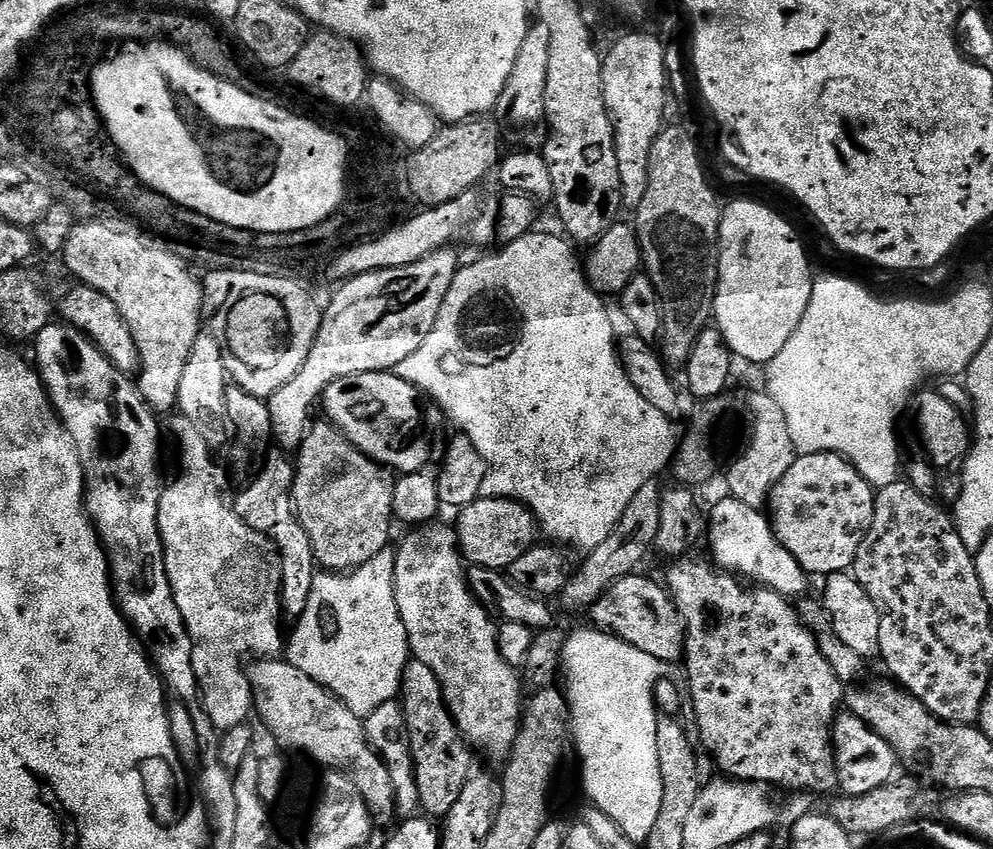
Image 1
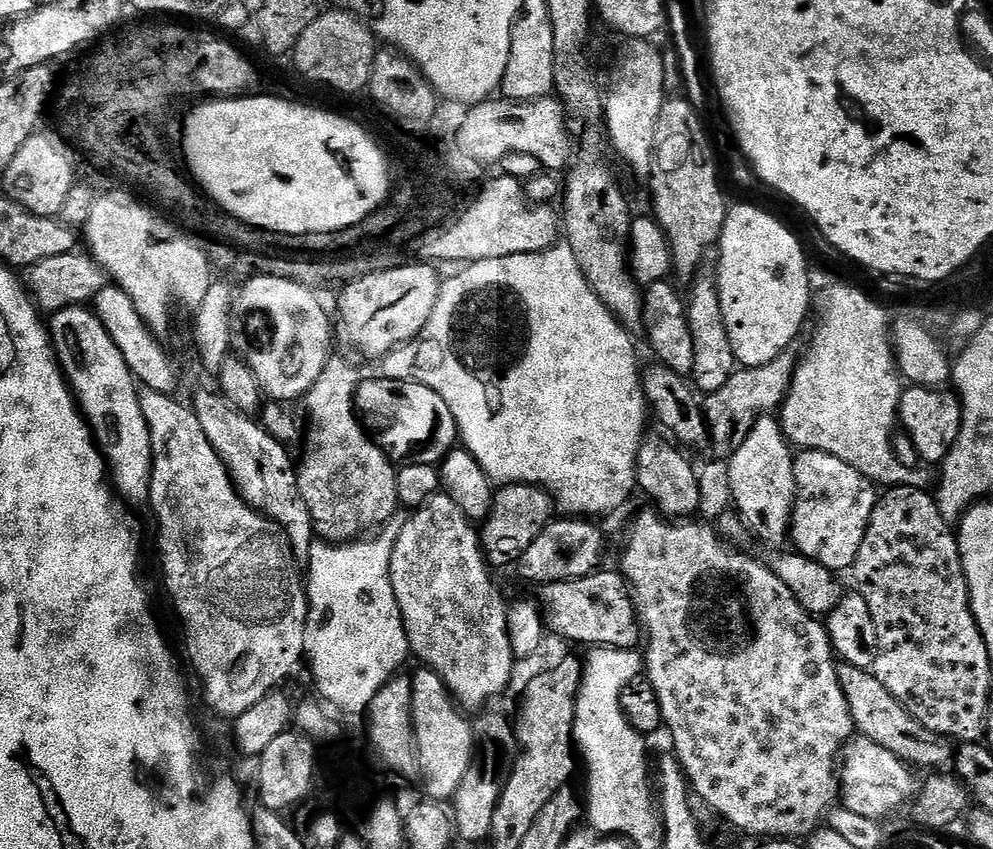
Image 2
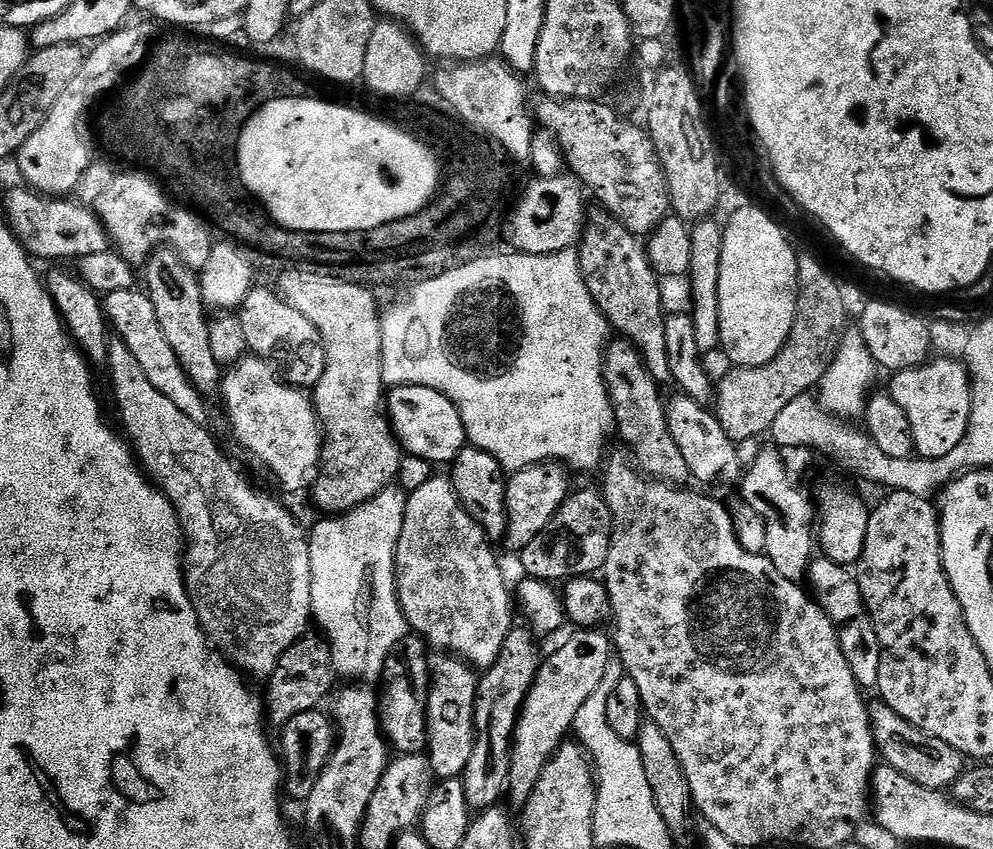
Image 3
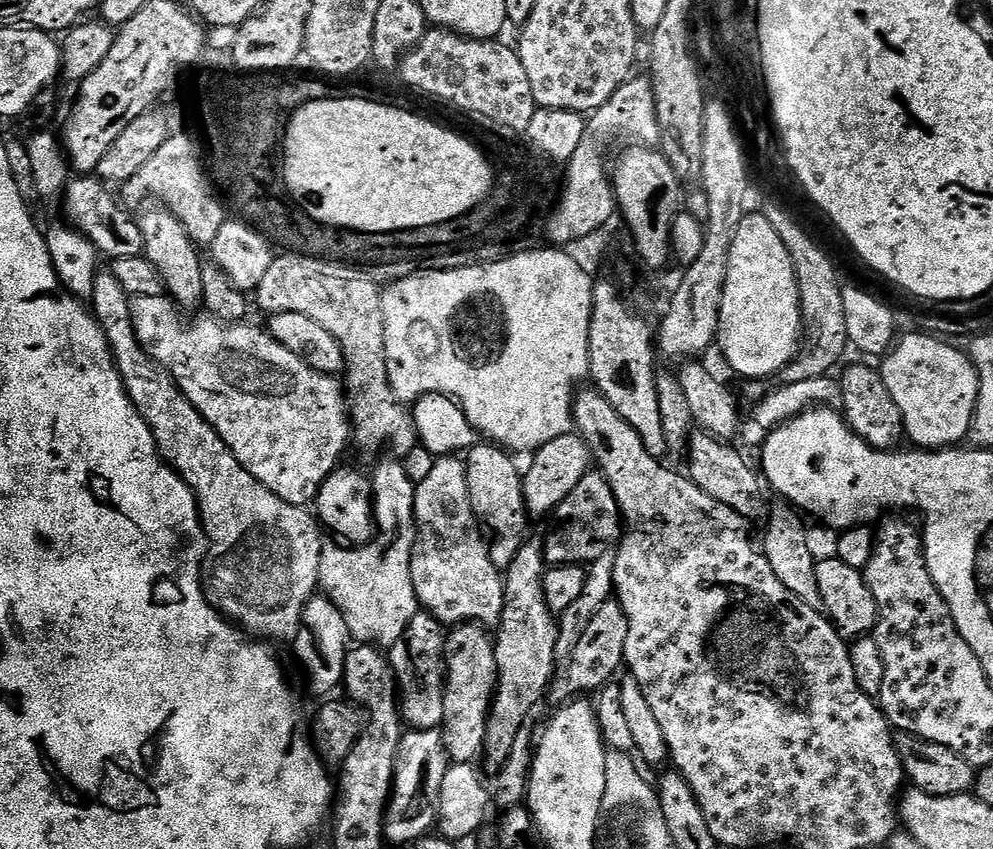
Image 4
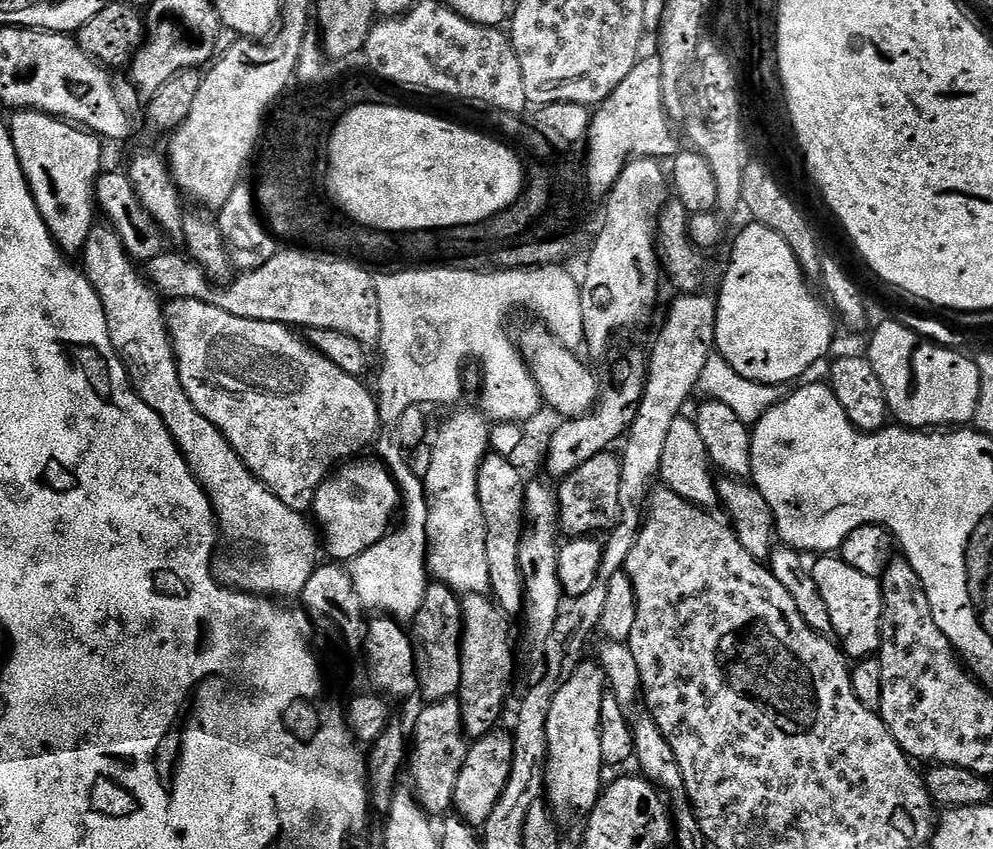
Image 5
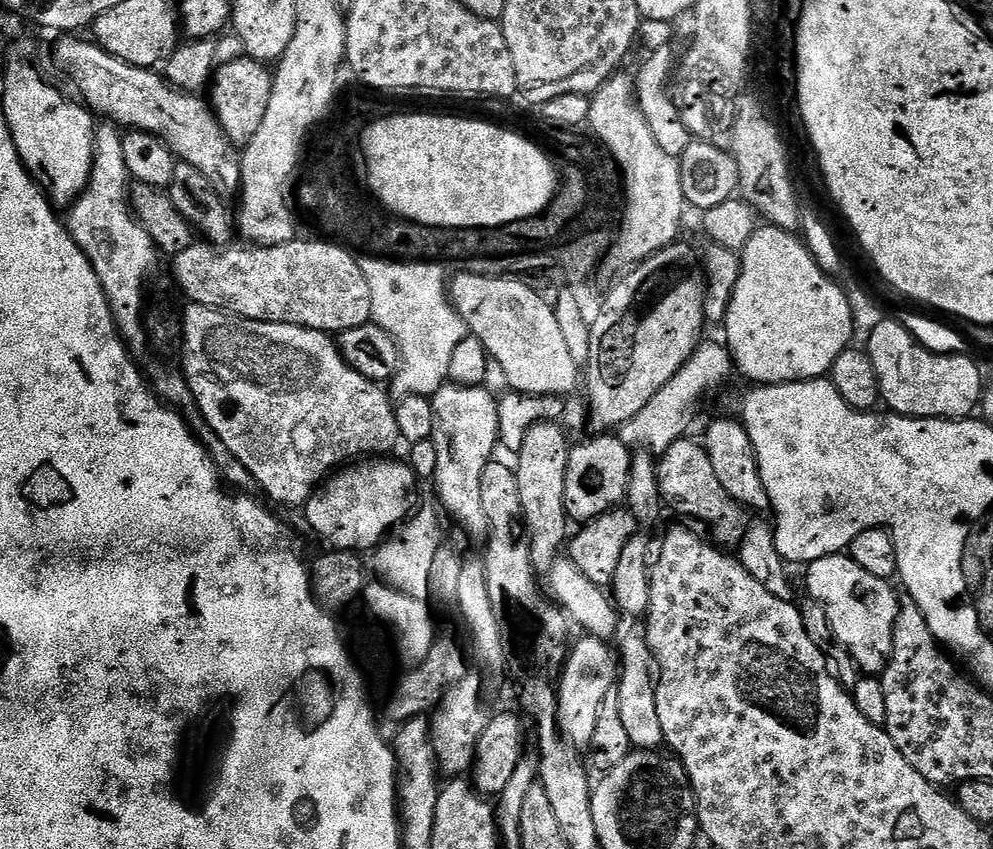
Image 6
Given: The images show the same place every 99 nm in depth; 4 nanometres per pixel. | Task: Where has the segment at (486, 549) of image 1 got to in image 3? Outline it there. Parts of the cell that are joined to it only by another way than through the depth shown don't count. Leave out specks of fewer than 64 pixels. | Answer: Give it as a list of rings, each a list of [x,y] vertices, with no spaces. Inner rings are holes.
[[[545,462],[526,466],[522,470],[511,473],[506,480],[506,518],[508,519],[508,534],[506,544],[513,550],[530,546],[542,530],[554,518],[554,514],[562,506],[564,499],[570,494],[568,488],[569,469],[559,462]]]

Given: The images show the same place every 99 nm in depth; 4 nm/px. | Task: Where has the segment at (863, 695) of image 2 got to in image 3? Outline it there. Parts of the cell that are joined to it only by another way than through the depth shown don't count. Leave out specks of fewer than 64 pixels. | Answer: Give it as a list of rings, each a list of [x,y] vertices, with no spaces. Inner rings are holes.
[[[883,702],[868,704],[868,717],[872,727],[872,737],[876,743],[879,759],[887,767],[898,770],[898,774],[906,774],[918,786],[926,786],[935,792],[951,789],[952,783],[964,773],[966,758],[954,746],[942,742],[942,738],[934,738],[934,734],[926,734],[926,730],[918,730],[902,714],[894,714],[890,706]]]

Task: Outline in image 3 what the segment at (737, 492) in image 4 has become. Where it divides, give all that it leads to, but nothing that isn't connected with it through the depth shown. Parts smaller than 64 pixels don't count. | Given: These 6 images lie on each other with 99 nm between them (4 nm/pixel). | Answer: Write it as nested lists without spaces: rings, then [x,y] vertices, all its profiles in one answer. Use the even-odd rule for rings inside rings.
[[[676,394],[673,400],[669,399],[666,404],[666,422],[670,426],[670,438],[674,438],[674,442],[678,446],[678,451],[682,454],[683,460],[686,462],[686,470],[689,477],[700,484],[732,484],[735,485],[742,476],[742,464],[740,468],[740,452],[741,450],[730,437],[726,436],[726,431],[722,430],[716,417],[715,411],[709,410],[705,405],[699,404],[694,398],[683,394]]]

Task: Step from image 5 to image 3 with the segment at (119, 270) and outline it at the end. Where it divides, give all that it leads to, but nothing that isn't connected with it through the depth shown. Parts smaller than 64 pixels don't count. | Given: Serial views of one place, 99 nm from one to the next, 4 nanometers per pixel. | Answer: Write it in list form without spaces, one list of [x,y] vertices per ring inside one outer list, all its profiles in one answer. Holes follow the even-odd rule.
[[[119,338],[113,339],[108,345],[107,363],[112,364],[112,384],[116,390],[116,402],[120,406],[120,414],[124,418],[125,429],[123,428],[123,431],[142,465],[143,471],[174,506],[176,517],[180,520],[180,528],[184,532],[186,545],[184,585],[188,588],[188,597],[192,600],[200,629],[204,631],[209,641],[223,653],[228,663],[236,665],[241,673],[247,674],[249,677],[252,675],[260,682],[267,681],[268,677],[274,674],[282,654],[286,654],[286,650],[290,650],[290,646],[294,646],[294,642],[298,642],[309,631],[308,624],[310,625],[312,620],[312,563],[310,562],[310,546],[308,545],[309,533],[274,497],[259,492],[252,484],[236,485],[236,472],[224,461],[224,452],[220,449],[219,442],[199,424],[201,421],[197,417],[178,410],[178,406],[174,406],[174,402],[170,402],[170,398],[166,398],[166,394],[162,394],[162,390],[158,390],[154,386],[154,382],[150,382],[150,378],[146,376],[146,370],[142,370],[142,366],[138,362],[138,358]]]

